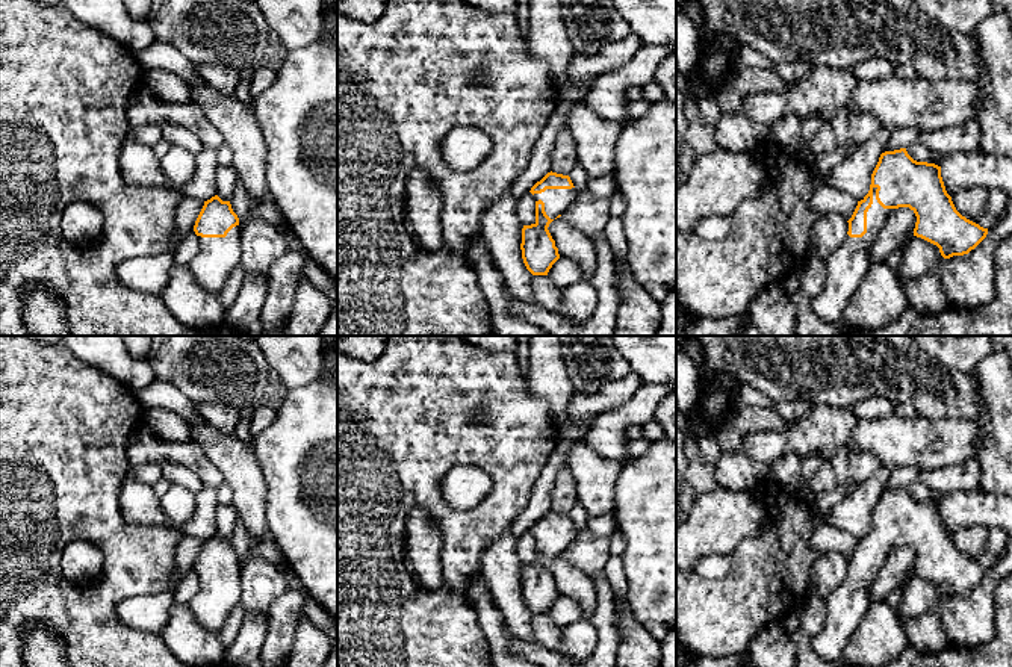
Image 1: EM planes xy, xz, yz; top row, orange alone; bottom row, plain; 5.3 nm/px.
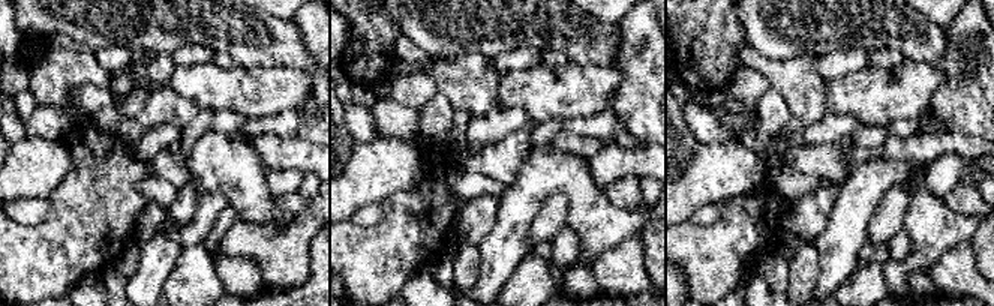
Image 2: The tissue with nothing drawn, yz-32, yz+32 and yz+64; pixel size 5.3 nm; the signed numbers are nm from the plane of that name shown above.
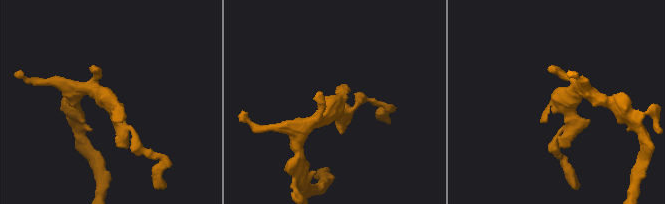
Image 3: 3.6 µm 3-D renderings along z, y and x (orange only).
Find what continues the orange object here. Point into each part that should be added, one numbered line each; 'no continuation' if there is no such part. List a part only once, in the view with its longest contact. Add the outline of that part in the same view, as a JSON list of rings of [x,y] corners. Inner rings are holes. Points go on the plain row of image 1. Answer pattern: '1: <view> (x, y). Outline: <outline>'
1: yz (847, 604). Outline: [[[873,526],[873,543],[867,551],[867,572],[862,576],[847,573],[841,584],[824,597],[826,619],[823,631],[809,640],[812,652],[824,661],[841,658],[849,638],[871,607],[870,585],[894,549],[883,548],[877,541],[876,528]]]

